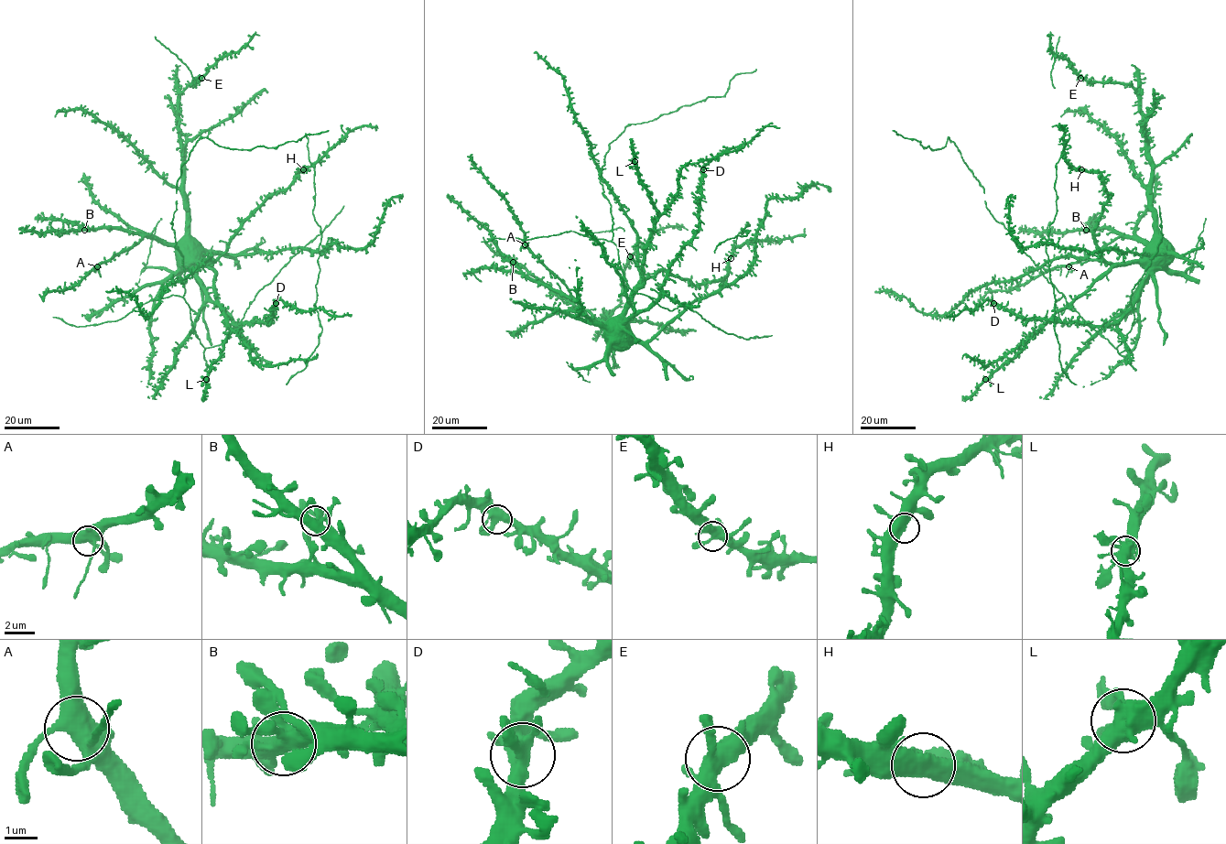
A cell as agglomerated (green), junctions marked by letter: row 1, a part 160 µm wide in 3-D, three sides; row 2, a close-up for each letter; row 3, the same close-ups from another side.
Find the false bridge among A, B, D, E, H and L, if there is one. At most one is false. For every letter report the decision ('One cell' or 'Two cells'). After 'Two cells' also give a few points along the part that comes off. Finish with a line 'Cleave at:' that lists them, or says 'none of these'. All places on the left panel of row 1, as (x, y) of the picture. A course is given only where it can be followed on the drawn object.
A: One cell
B: One cell
D: One cell
E: One cell
H: One cell
L: One cell
Cleave at: none of these

